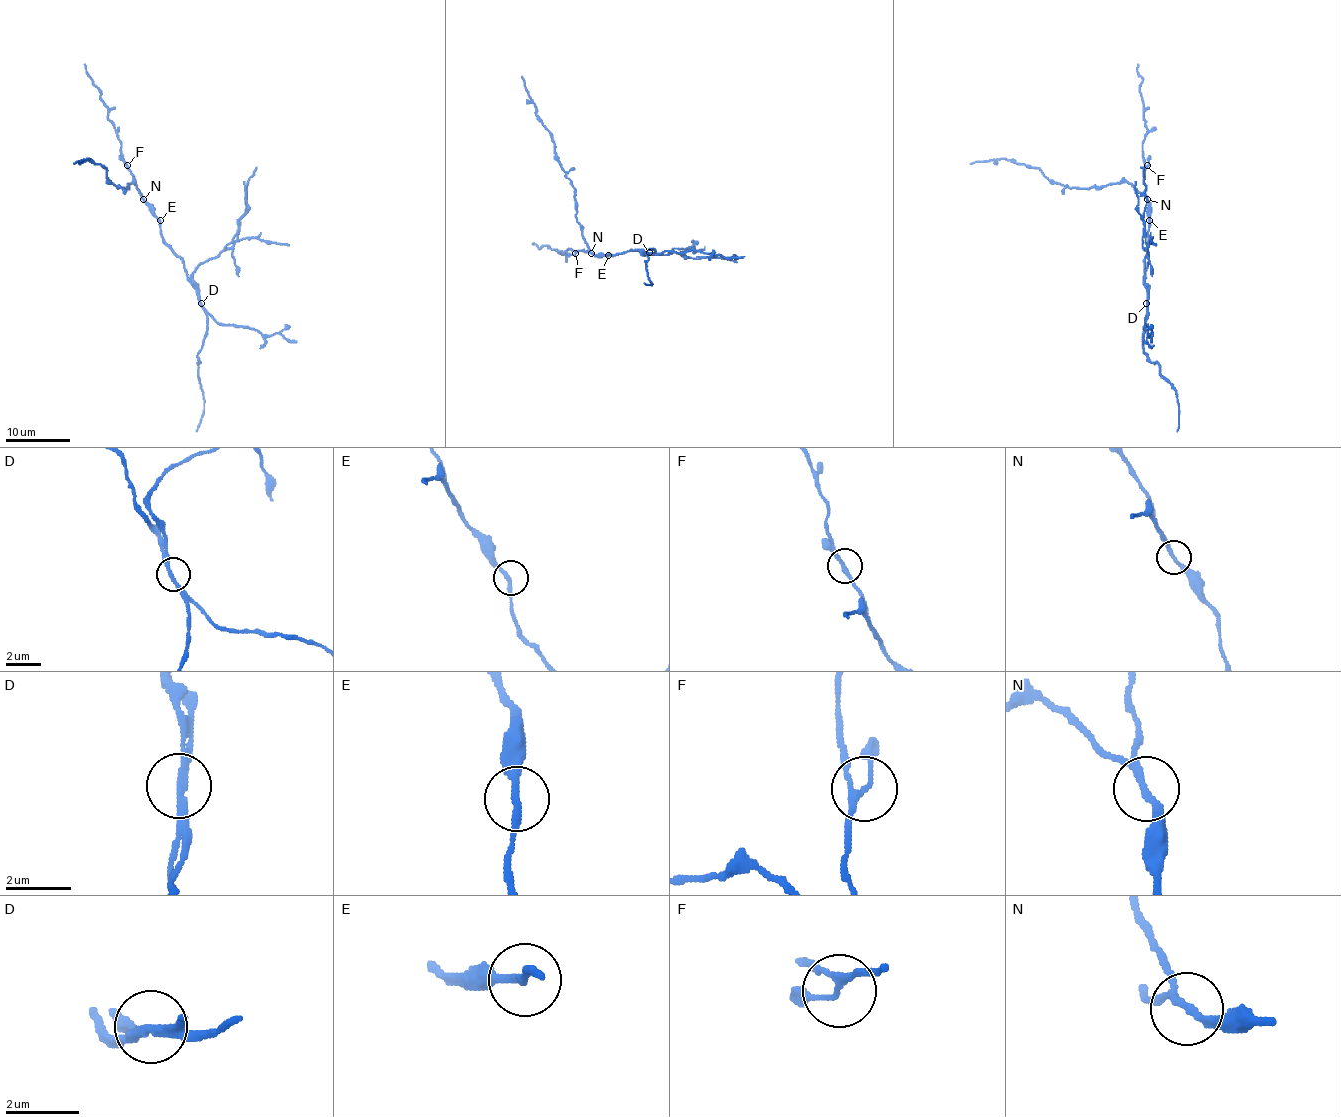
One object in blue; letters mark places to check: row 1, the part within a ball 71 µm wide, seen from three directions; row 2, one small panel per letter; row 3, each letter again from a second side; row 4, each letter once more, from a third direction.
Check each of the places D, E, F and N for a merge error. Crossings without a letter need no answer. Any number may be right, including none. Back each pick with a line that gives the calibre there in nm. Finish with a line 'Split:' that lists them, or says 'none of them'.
D: 240 nm
Split: D

